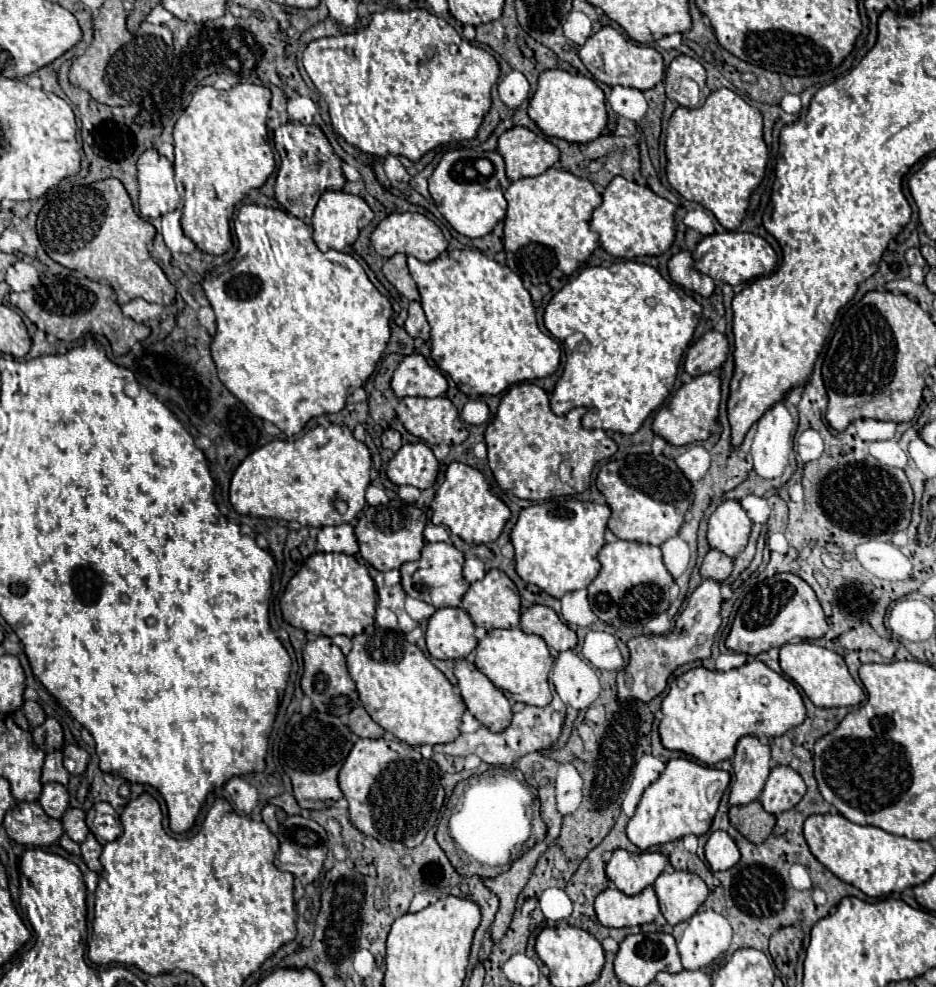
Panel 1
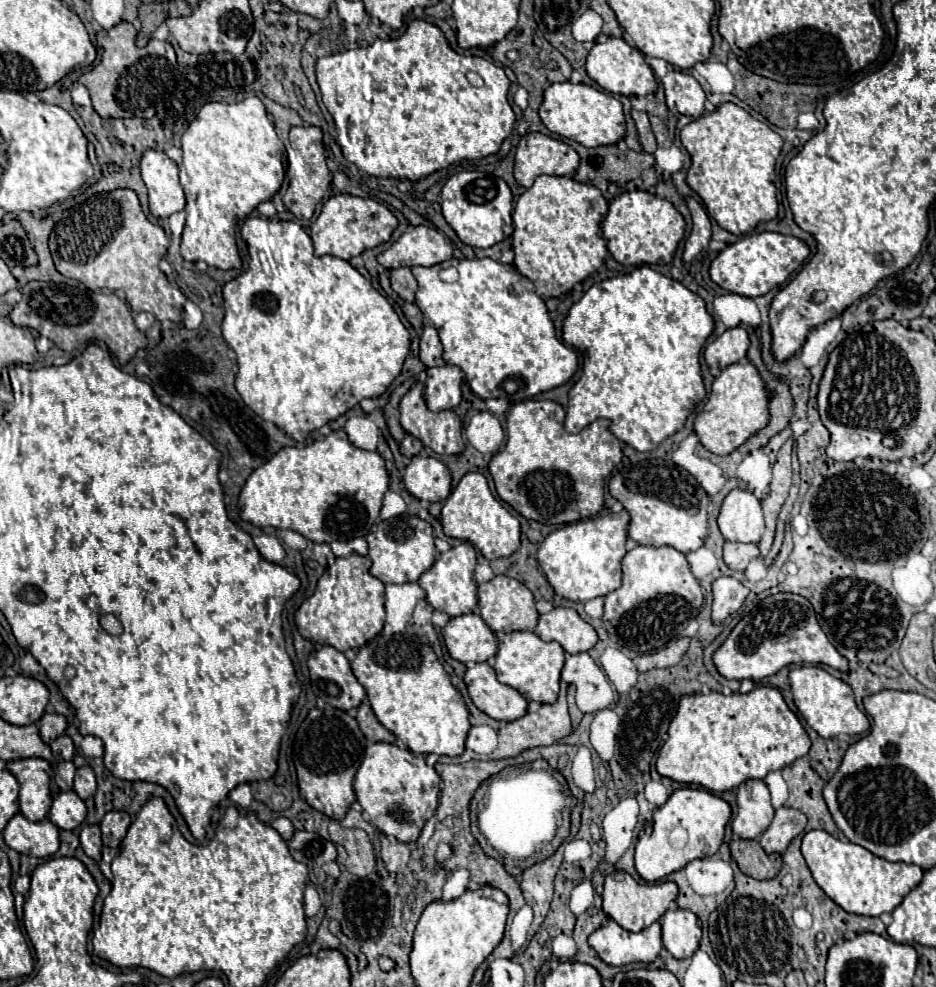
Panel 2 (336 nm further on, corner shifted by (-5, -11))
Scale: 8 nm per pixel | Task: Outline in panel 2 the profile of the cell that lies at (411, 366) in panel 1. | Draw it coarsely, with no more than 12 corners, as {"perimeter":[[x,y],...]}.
{"perimeter":[[454,365],[430,367],[426,407],[456,409],[464,373]]}

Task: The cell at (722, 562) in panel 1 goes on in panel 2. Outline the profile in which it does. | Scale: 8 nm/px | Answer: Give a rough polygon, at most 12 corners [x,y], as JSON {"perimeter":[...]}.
{"perimeter":[[724,543],[724,563],[744,571],[760,551],[754,543]]}

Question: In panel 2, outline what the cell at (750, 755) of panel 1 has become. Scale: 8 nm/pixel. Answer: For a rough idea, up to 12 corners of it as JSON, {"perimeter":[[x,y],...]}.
{"perimeter":[[768,785],[738,787],[734,835],[758,839],[774,817]]}

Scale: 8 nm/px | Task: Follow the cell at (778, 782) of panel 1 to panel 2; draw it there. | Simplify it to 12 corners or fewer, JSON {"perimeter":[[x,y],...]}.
{"perimeter":[[778,807],[760,835],[766,853],[784,853],[804,833],[800,809]]}

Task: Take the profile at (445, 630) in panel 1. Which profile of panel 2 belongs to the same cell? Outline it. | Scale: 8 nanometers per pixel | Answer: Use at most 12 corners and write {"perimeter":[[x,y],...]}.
{"perimeter":[[468,613],[442,629],[460,663],[496,655],[496,639],[480,615]]}

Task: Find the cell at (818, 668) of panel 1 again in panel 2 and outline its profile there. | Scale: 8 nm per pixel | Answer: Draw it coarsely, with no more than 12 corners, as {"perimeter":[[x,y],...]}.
{"perimeter":[[814,665],[790,671],[794,703],[820,737],[870,729],[850,685]]}

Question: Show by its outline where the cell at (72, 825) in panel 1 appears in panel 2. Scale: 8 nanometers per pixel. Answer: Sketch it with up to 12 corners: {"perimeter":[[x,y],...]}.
{"perimeter":[[98,825],[80,829],[80,843],[88,857],[100,861],[102,841]]}

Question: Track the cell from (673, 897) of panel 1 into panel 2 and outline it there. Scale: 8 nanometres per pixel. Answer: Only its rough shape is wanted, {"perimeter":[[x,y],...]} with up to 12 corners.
{"perimeter":[[672,907],[662,915],[664,947],[692,957],[702,937],[700,919]]}

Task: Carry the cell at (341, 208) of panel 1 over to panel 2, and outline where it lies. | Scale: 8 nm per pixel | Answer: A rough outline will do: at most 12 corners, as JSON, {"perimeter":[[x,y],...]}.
{"perimeter":[[334,195],[310,225],[318,257],[348,261],[398,221],[374,199]]}

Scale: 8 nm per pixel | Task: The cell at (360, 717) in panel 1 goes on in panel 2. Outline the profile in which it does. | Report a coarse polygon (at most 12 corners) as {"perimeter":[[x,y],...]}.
{"perimeter":[[368,699],[360,703],[356,721],[368,741],[394,743],[396,737],[380,725]]}

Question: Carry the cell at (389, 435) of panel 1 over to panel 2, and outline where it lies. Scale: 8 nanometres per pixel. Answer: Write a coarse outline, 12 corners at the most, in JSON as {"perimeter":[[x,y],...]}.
{"perimeter":[[406,435],[400,443],[404,457],[418,455],[424,445],[416,437]]}

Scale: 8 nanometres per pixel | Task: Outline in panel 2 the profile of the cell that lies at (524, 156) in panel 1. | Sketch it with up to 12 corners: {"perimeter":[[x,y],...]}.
{"perimeter":[[528,133],[514,159],[518,185],[540,175],[572,175],[576,151]]}

